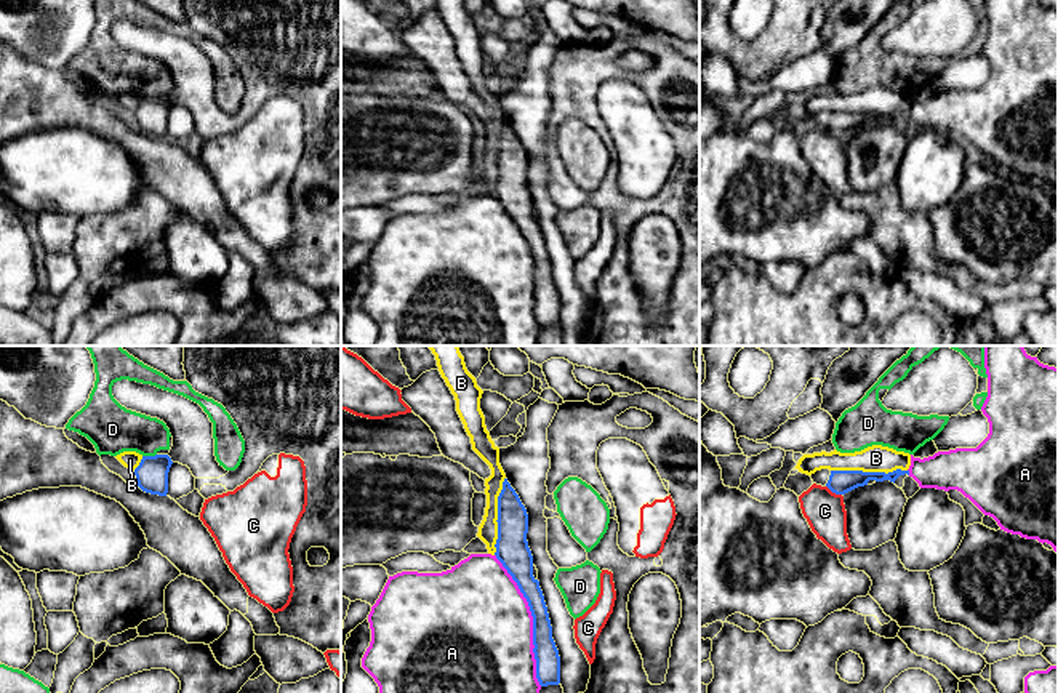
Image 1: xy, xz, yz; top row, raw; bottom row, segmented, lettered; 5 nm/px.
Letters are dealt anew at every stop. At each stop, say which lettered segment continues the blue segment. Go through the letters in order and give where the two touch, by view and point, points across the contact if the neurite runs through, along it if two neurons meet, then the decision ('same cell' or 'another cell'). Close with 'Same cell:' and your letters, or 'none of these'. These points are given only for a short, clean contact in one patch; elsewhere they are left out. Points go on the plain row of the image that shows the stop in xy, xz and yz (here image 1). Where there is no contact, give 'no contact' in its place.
A: xz (533, 261) | another cell
B: xz (498, 157) | along xz (504, 119), (496, 143), (496, 184), (493, 196) | another cell
C: yz (834, 133) | along yz (826, 127), (841, 136) | another cell
D: xy (149, 98) | along xy (156, 95), (143, 98) | another cell
Same cell: none of these

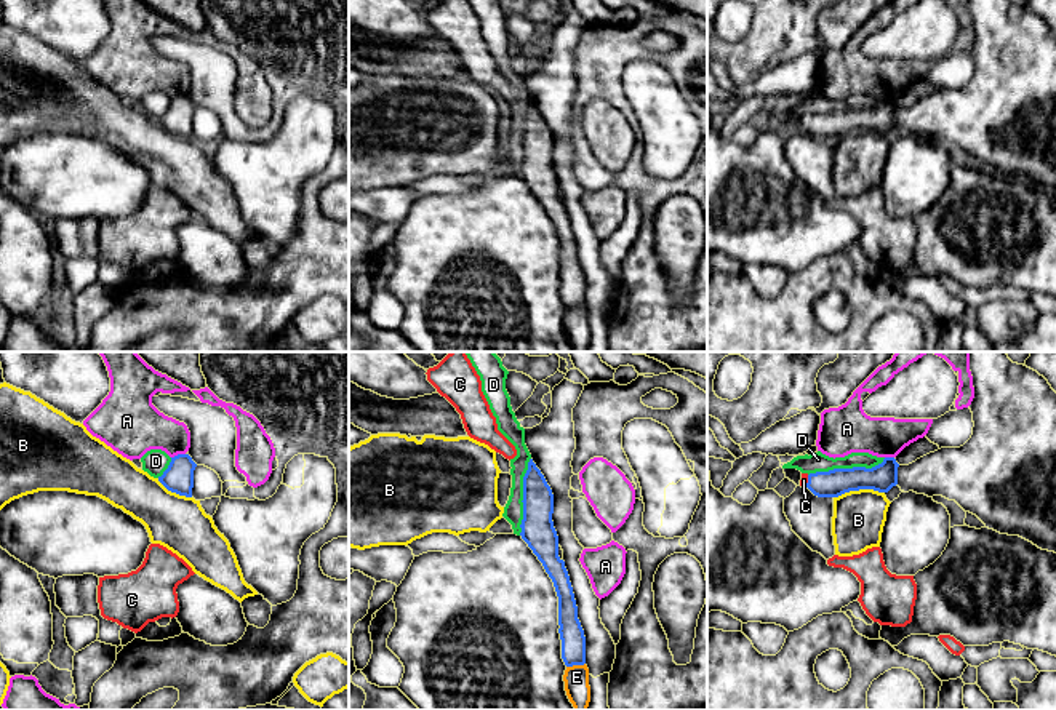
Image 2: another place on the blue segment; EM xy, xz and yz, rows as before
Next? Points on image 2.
A: xy (178, 96) | along xy (184, 95), (172, 99) | another cell
B: yz (858, 131) | along yz (884, 133), (850, 131), (834, 139) | another cell
C: yz (808, 123) | across yz (837, 123), (808, 123), (804, 122) | same cell
D: yz (847, 111) | along yz (885, 99), (871, 109), (834, 109), (808, 117) | another cell
E: xz (575, 306) | along xz (584, 304), (567, 309) | another cell
Same cell: C

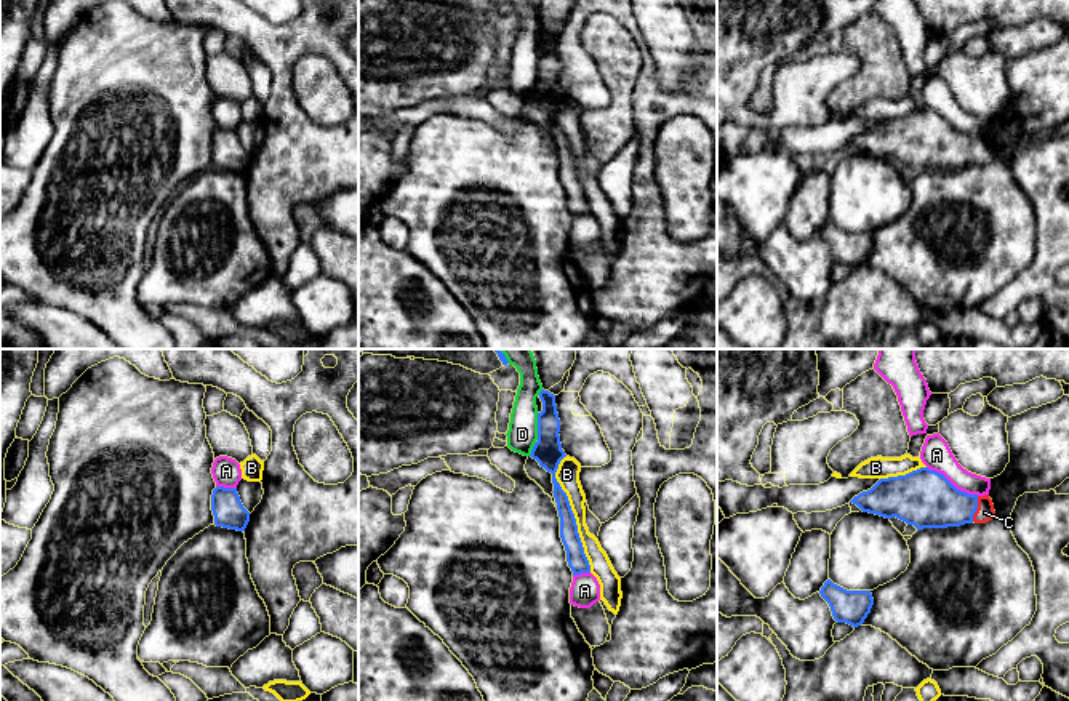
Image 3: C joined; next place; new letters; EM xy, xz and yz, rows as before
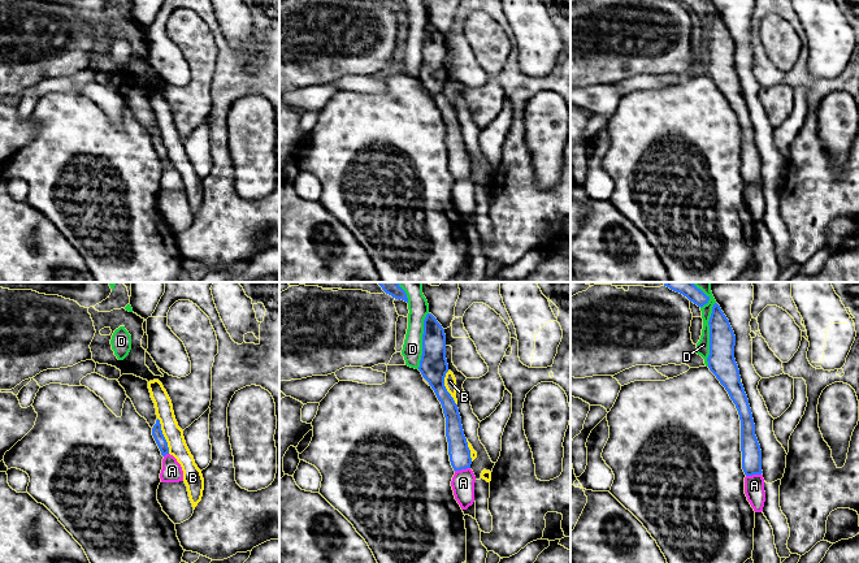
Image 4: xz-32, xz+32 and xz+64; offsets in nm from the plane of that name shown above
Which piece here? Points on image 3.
A: yz (951, 125) | along yz (927, 108), (941, 114), (957, 130), (978, 136) | another cell
B: xz (573, 156) | another cell
C: yz (975, 151) | across yz (927, 141), (951, 149), (975, 151), (984, 154) | same cell
D: xz (538, 68) | another cell
Same cell: C

